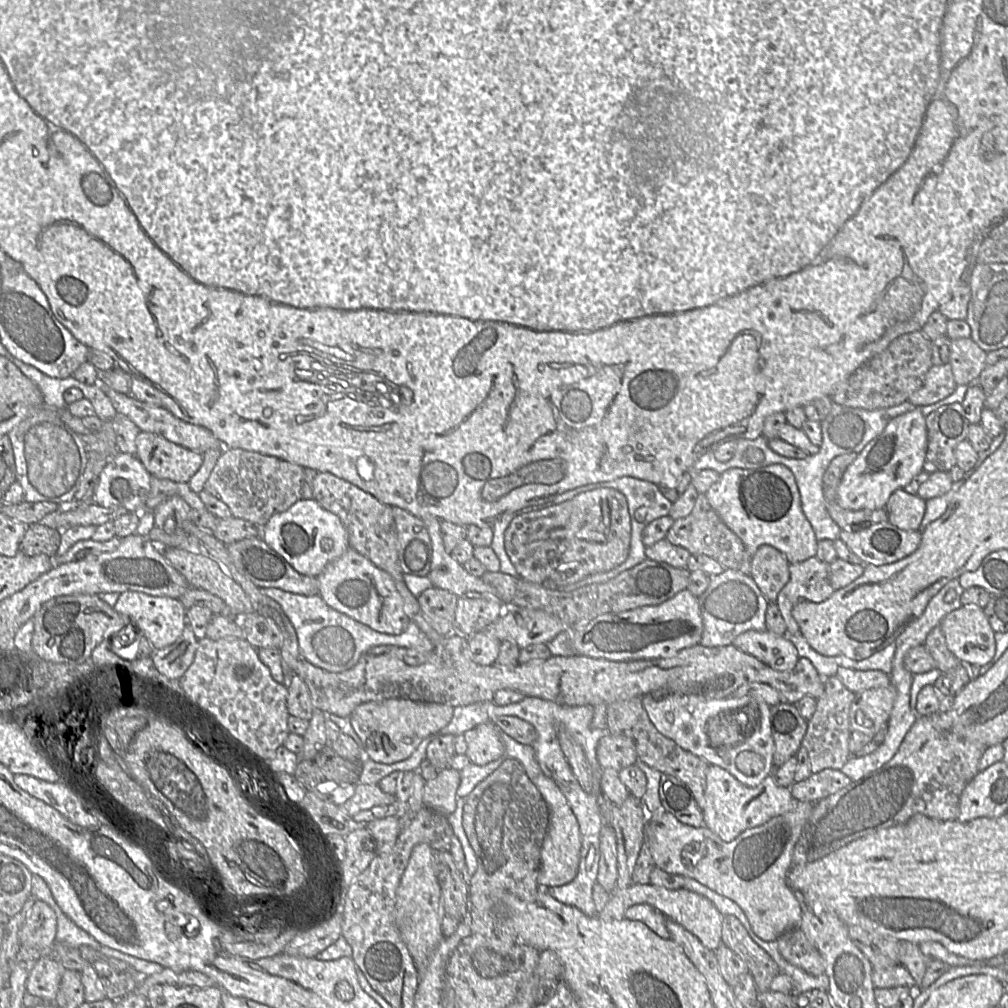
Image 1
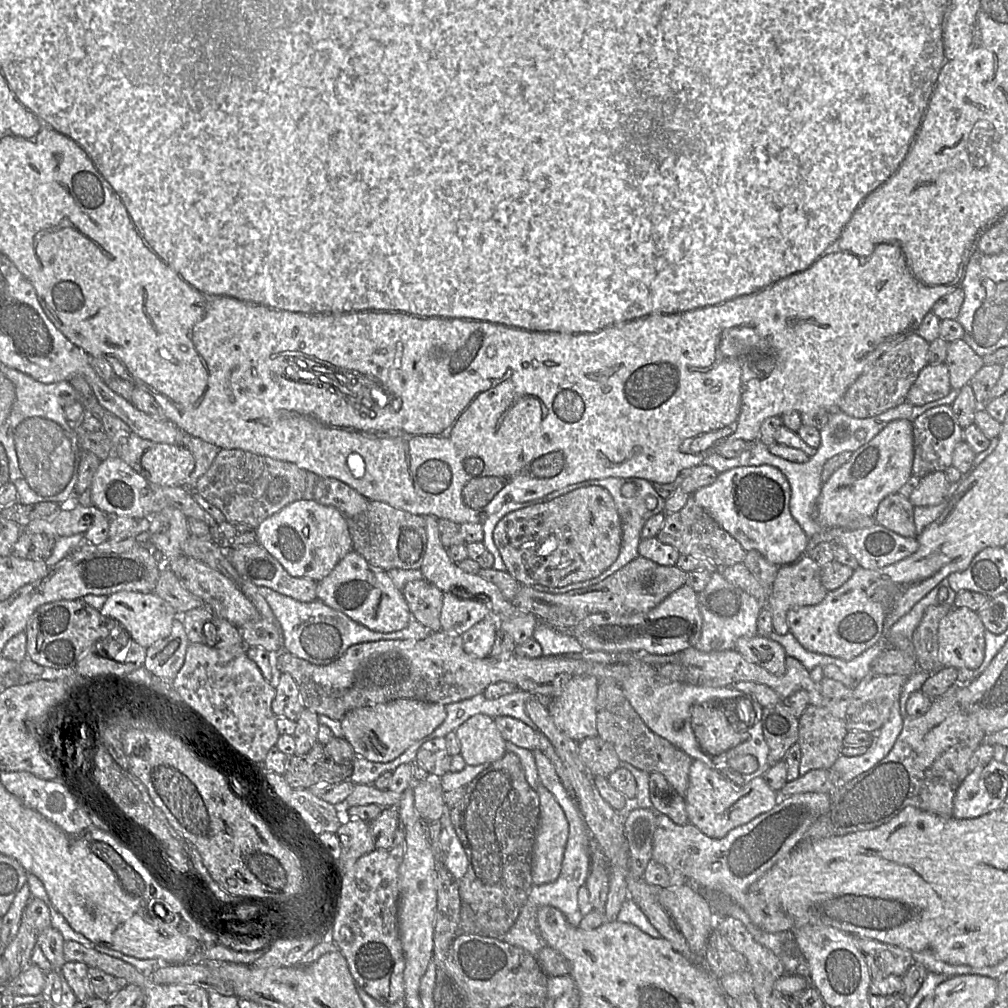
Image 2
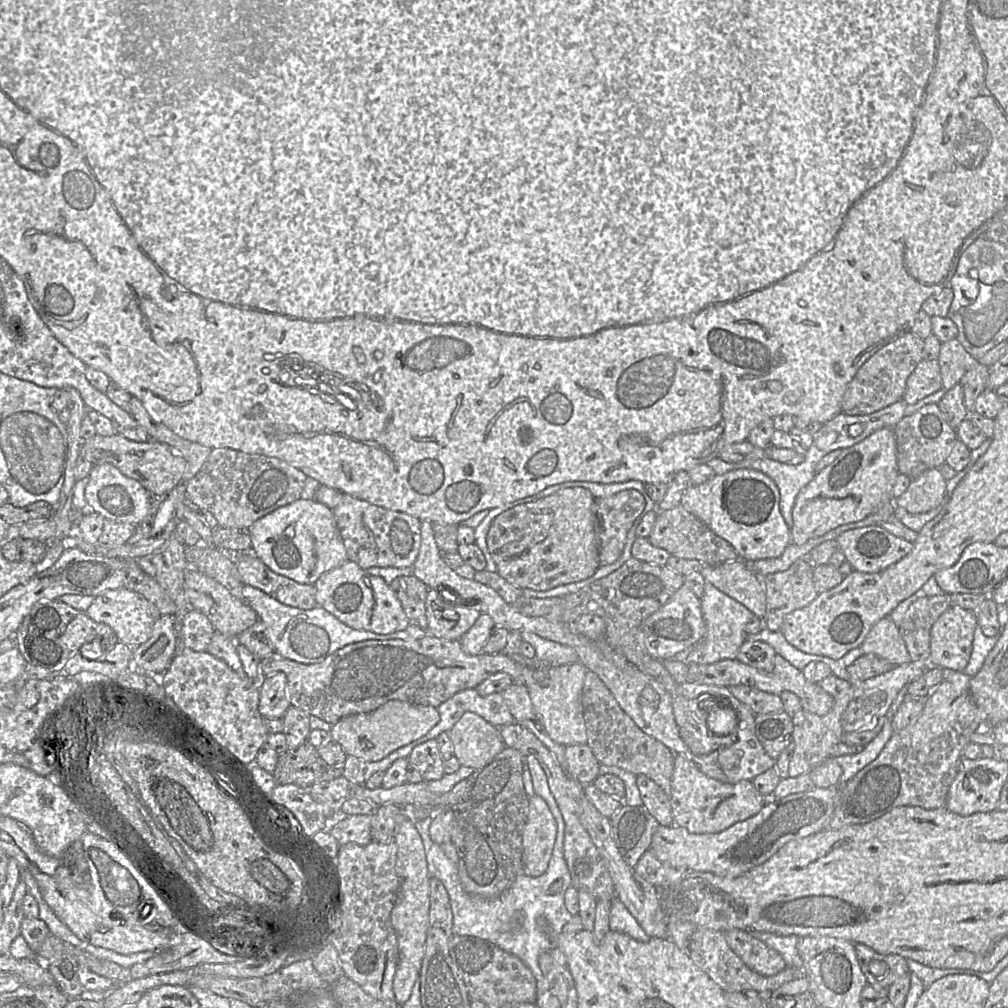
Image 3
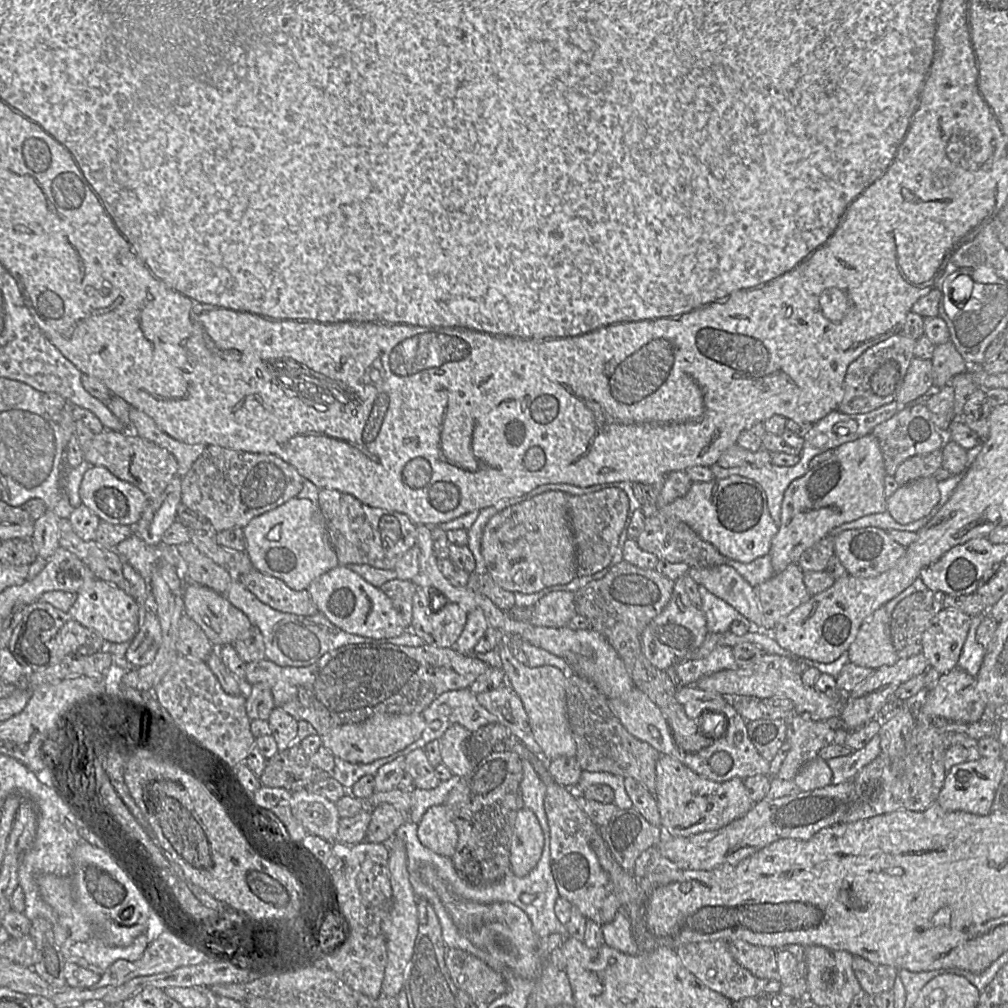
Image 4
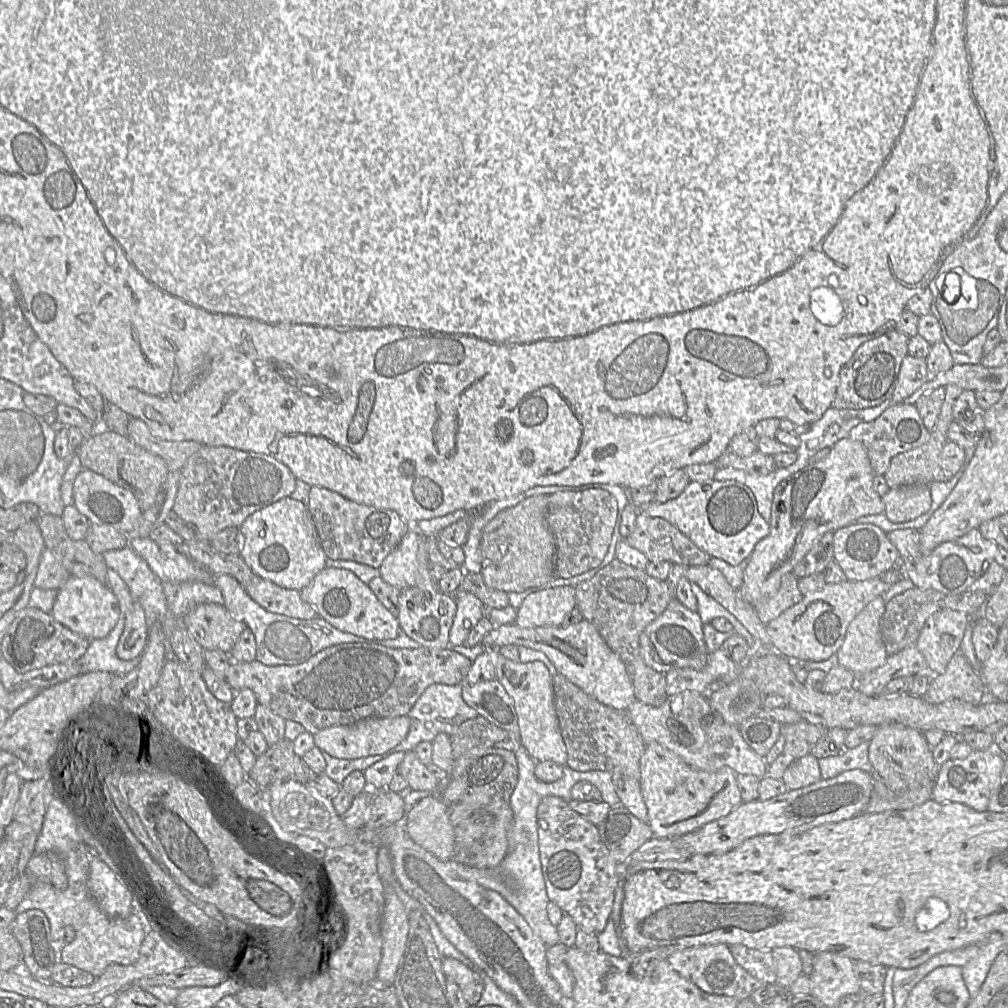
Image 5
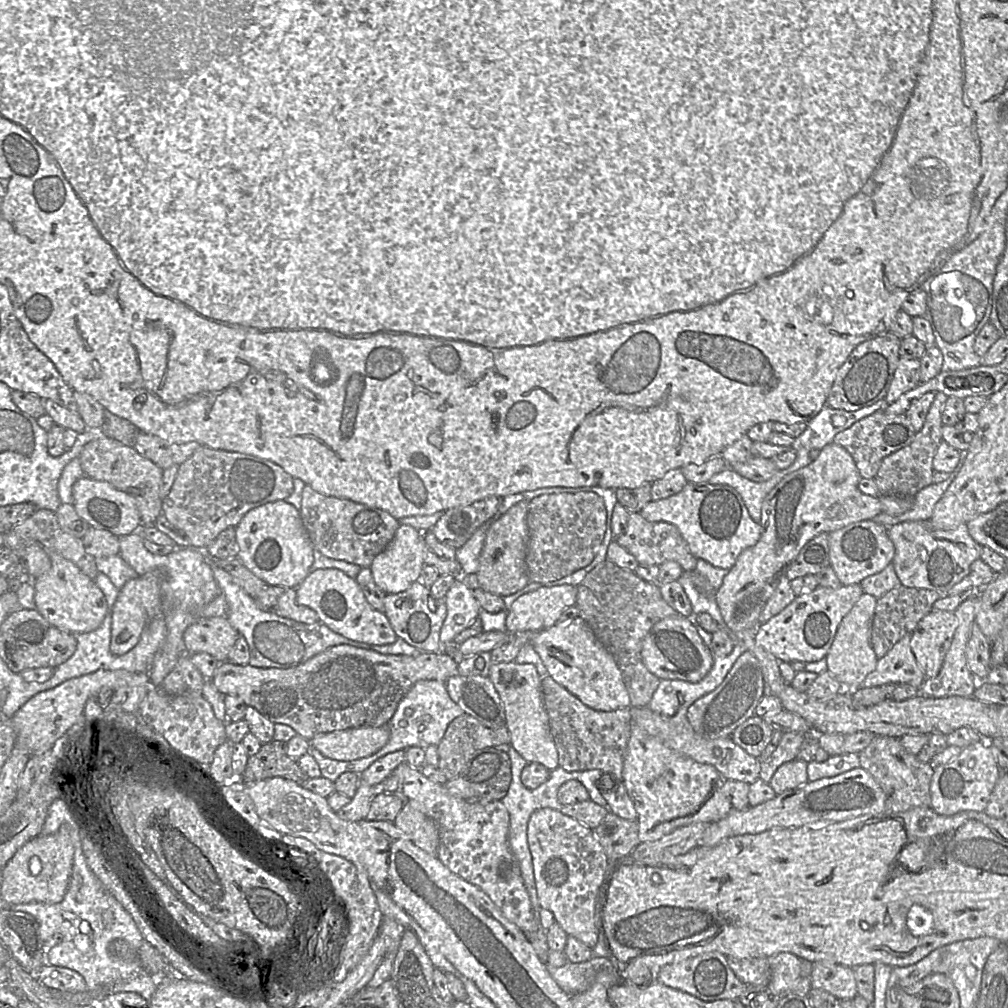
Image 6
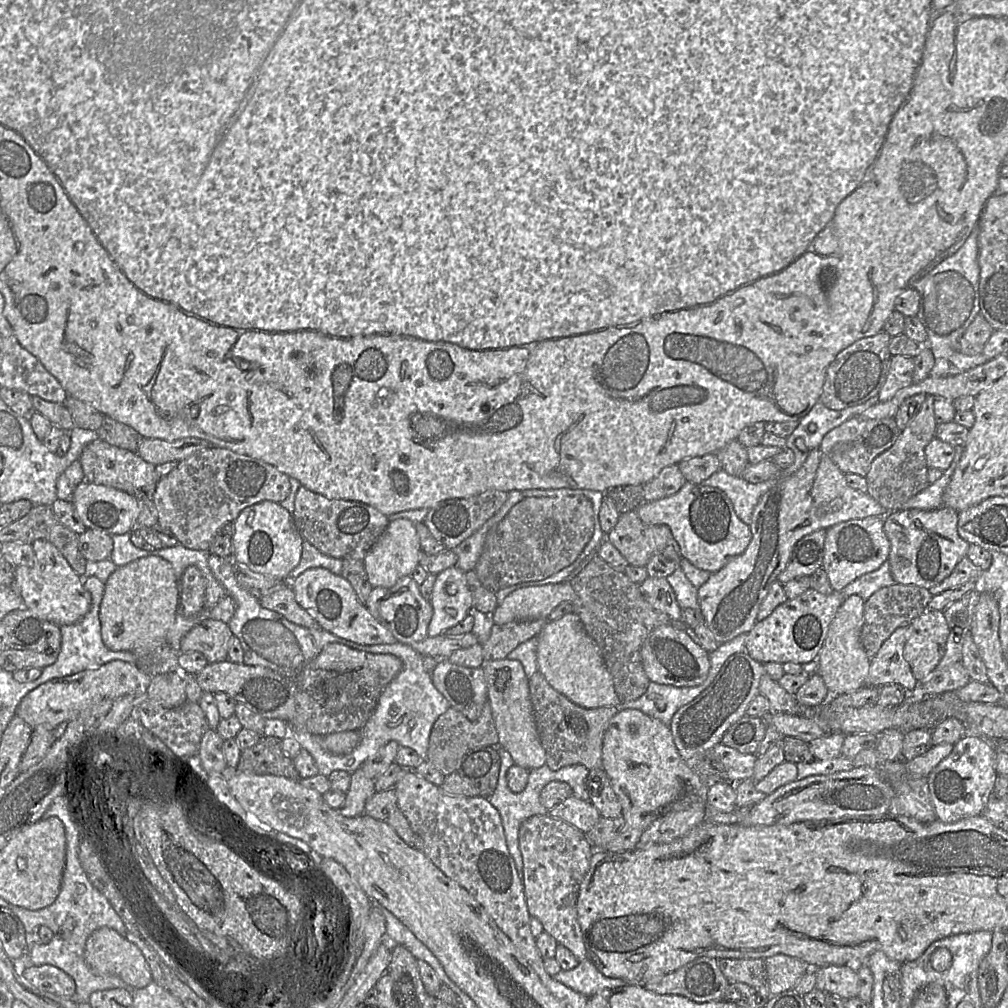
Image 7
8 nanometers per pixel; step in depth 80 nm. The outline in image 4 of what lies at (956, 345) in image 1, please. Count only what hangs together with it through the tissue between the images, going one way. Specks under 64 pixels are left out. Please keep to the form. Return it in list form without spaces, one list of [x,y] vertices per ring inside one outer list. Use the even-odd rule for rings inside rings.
[[[950,340],[935,346],[933,357],[934,387],[950,385],[952,378],[967,370],[967,363]]]

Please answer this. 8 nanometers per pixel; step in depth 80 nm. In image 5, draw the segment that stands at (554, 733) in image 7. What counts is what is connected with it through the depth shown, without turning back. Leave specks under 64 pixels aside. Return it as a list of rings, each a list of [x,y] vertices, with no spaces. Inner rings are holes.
[[[556,673],[552,680],[556,715],[567,750],[565,766],[579,772],[605,771],[611,774],[622,774],[639,781],[641,778],[640,761],[646,744],[632,723],[627,709],[616,710],[600,703],[559,673]]]

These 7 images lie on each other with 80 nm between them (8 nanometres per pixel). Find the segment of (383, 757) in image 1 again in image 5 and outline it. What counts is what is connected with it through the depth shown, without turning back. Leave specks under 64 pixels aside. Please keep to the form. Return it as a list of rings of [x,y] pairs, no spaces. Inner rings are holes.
[[[408,715],[367,718],[350,725],[333,726],[314,734],[314,743],[323,753],[339,759],[358,759],[379,755],[398,745],[408,734],[411,719]]]

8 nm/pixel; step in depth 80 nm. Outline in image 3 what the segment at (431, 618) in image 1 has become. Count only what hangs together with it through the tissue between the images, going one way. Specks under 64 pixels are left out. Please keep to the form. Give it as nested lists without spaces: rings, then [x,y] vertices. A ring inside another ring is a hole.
[[[413,575],[398,577],[389,586],[401,602],[409,623],[426,630],[426,600],[429,587]]]

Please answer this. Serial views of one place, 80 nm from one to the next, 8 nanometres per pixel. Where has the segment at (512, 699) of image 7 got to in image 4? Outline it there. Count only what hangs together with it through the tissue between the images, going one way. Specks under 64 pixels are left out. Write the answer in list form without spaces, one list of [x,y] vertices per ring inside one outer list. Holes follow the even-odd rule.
[[[504,636],[504,642],[497,649],[498,667],[505,673],[506,684],[509,685],[521,699],[527,713],[529,725],[534,741],[540,748],[541,756],[547,761],[557,757],[571,757],[576,754],[576,743],[570,731],[566,714],[566,675],[554,666],[530,667],[518,661],[510,652],[508,638]]]

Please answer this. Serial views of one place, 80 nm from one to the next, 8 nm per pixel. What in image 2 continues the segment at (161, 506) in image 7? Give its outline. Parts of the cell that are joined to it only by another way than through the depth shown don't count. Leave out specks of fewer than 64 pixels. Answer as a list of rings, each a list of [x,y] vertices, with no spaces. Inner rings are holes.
[[[220,449],[193,492],[217,507],[227,522],[244,523],[253,528],[285,506],[301,500],[305,491],[306,472],[291,462],[240,449]]]

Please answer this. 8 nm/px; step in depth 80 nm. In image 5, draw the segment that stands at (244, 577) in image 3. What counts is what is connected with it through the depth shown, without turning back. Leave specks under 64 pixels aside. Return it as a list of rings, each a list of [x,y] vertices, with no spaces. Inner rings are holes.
[[[262,578],[244,587],[248,595],[264,609],[297,619],[313,619],[317,611],[300,595],[299,590],[280,587]]]

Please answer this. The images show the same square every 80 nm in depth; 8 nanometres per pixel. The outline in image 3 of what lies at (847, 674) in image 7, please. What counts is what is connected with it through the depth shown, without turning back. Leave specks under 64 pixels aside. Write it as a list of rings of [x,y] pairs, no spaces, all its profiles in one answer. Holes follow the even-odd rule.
[[[890,616],[880,619],[870,629],[859,648],[863,655],[877,655],[895,666],[913,662],[898,627]]]

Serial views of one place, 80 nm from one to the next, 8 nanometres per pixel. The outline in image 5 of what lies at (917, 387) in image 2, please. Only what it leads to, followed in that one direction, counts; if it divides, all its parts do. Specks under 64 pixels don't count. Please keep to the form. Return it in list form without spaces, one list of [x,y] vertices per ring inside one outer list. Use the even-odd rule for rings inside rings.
[[[910,355],[905,356],[900,367],[891,401],[893,404],[902,403],[926,382],[926,359]]]

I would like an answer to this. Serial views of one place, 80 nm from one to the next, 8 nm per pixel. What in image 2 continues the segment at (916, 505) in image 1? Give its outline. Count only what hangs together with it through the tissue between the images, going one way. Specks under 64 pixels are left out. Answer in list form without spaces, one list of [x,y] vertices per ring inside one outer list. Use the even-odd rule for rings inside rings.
[[[898,492],[881,500],[873,515],[875,523],[904,537],[916,537],[914,506]]]

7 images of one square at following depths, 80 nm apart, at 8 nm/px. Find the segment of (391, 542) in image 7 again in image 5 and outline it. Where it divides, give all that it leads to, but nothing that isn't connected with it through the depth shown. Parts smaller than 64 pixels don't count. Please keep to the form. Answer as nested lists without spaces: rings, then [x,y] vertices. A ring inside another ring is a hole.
[[[411,526],[398,546],[390,552],[379,567],[379,576],[388,584],[404,590],[415,586],[417,582],[418,548],[422,537]]]

